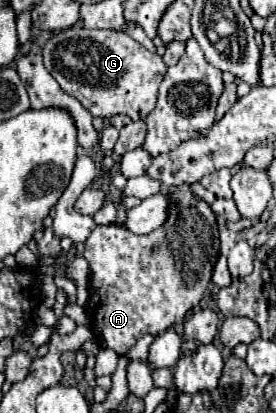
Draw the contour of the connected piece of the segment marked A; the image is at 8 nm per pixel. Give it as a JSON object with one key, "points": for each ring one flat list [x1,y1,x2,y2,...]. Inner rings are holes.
{"points":[[184,184,184,188,170,188,170,196,174,198,174,202,180,204,172,204,172,212,164,228,158,228,156,232,146,236,136,236,128,232,128,228,118,224,96,226,86,240,84,258,88,260,92,270,90,300,86,304,88,318,100,346,112,348,116,354,124,354,126,350,130,350,144,334,156,336,174,326,174,322,184,318,186,312,192,310,192,306,196,306,208,292,212,266,220,246,216,216,206,202,190,194,188,184],[154,246,158,248,158,252,152,252]]}

